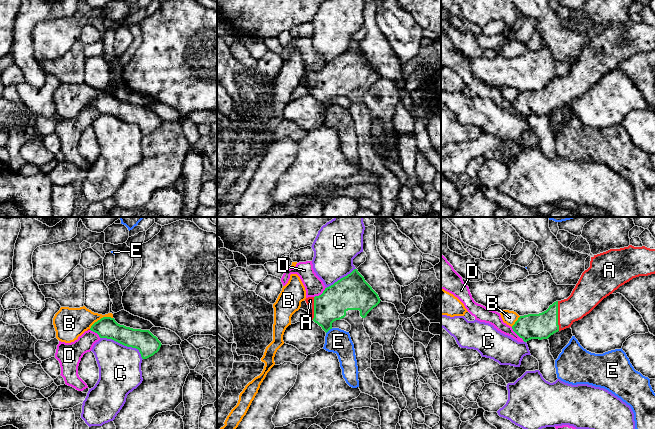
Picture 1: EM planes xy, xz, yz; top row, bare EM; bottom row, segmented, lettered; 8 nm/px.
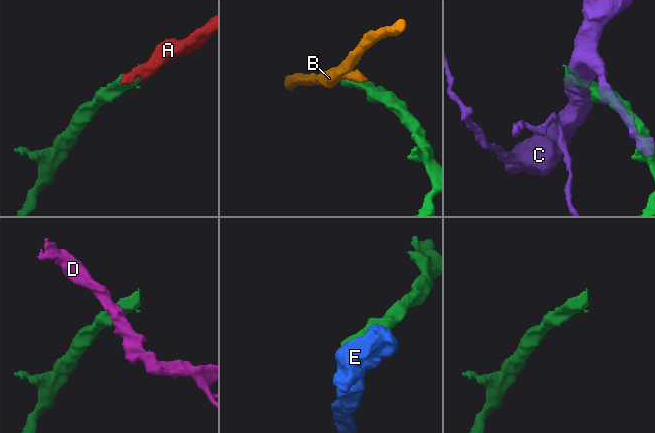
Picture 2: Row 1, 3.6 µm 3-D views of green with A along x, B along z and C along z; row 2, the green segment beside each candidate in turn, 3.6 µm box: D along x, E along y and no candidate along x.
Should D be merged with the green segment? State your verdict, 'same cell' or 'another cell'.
another cell

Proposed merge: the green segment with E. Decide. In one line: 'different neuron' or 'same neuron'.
different neuron

